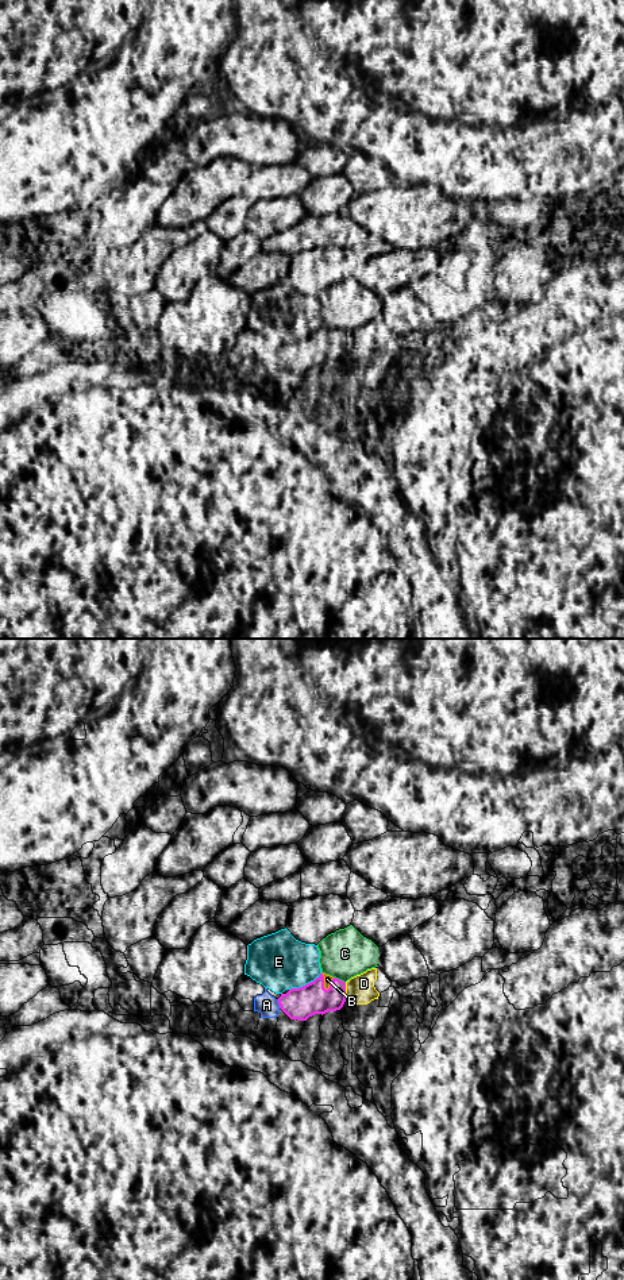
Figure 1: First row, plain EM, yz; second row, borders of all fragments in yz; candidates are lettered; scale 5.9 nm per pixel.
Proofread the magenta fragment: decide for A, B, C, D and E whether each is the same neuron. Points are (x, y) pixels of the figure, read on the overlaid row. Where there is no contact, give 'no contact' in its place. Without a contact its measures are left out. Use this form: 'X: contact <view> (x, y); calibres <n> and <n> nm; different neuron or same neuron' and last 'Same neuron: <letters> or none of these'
A: contact yz (278, 1003); calibres 190 and 120 nm; different neuron
B: contact yz (323, 982); calibres 190 and 50 nm; same neuron
C: contact yz (338, 979); calibres 190 and 280 nm; different neuron
D: contact yz (345, 990); calibres 190 and 160 nm; different neuron
E: contact yz (305, 984); calibres 190 and 340 nm; different neuron
Same neuron: B

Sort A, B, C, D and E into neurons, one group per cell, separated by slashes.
A / B / C / D / E

